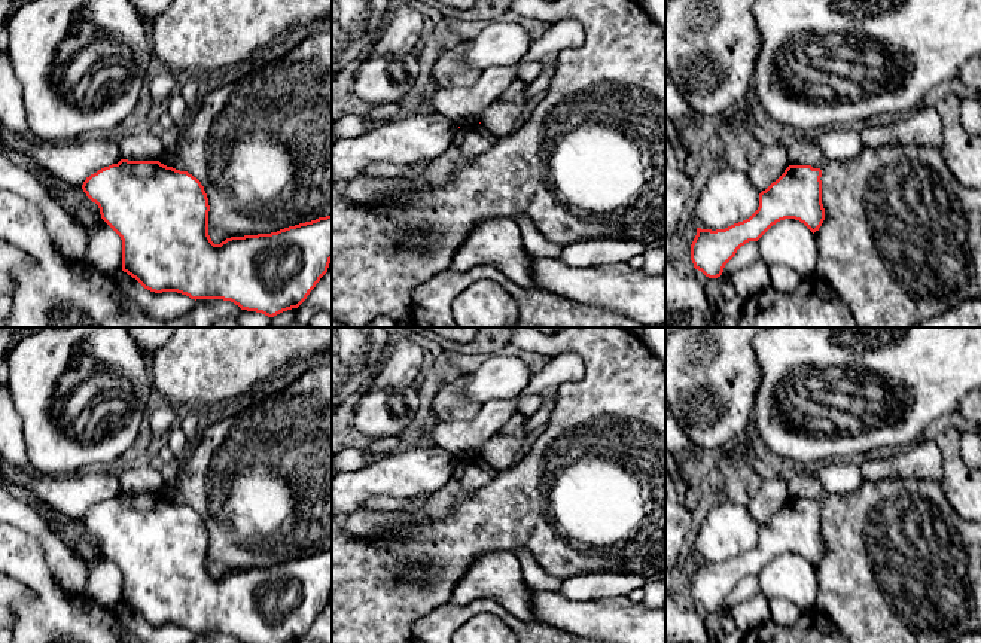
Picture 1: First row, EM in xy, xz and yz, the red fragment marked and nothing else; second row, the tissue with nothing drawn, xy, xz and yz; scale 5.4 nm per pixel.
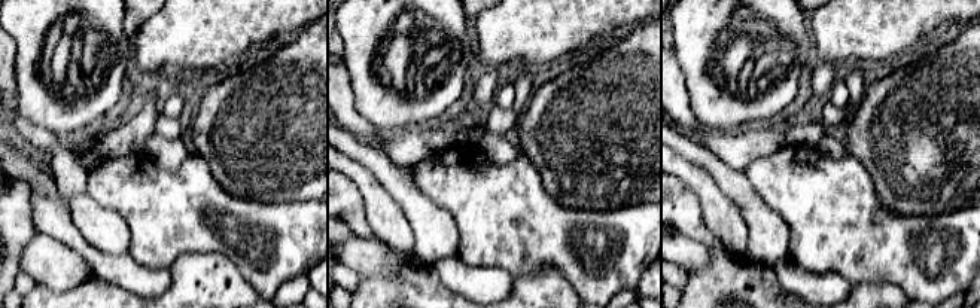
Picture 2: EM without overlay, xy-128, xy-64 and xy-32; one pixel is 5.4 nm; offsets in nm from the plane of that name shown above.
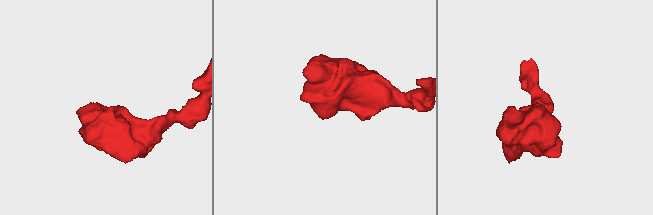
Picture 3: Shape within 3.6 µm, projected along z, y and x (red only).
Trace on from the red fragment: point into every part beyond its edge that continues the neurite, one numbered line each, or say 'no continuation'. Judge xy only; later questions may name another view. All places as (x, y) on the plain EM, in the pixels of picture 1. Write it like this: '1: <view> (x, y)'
no continuation

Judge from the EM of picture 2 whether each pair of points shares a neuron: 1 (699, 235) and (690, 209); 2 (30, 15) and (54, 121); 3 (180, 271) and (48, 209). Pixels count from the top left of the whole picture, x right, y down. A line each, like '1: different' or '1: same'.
1: same
2: same
3: different

